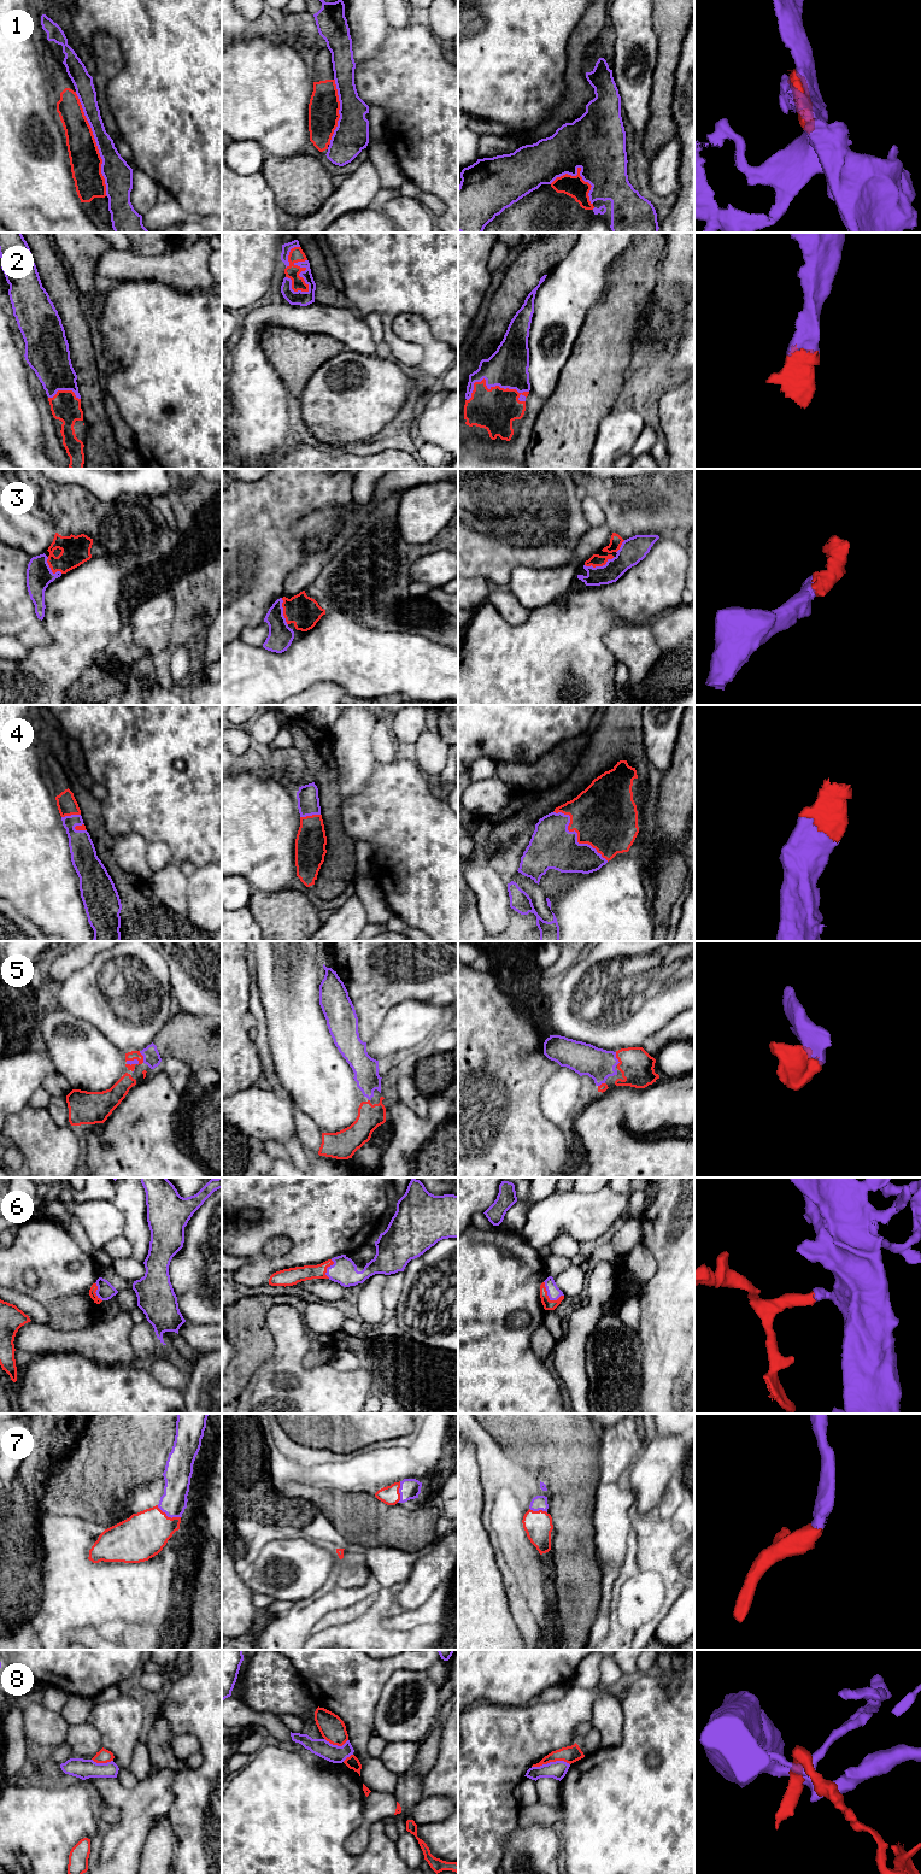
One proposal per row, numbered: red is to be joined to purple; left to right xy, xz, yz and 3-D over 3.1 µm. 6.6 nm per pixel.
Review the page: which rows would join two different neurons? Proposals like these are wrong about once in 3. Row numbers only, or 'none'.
1, 8

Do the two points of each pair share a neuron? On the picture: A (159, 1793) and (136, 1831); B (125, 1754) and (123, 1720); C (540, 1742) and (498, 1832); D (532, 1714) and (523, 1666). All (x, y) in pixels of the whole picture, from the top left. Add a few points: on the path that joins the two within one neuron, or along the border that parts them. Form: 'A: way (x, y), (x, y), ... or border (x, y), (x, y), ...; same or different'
A: way (152, 1803), (136, 1821); same
B: way (123, 1745), (123, 1728); same
C: way (517, 1764), (498, 1784), (498, 1809); same
D: border (529, 1702), (522, 1705), (502, 1705); different

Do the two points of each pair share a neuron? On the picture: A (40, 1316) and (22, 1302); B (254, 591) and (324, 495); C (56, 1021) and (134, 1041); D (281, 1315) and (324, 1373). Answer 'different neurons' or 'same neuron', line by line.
A: same neuron
B: same neuron
C: different neurons
D: same neuron

